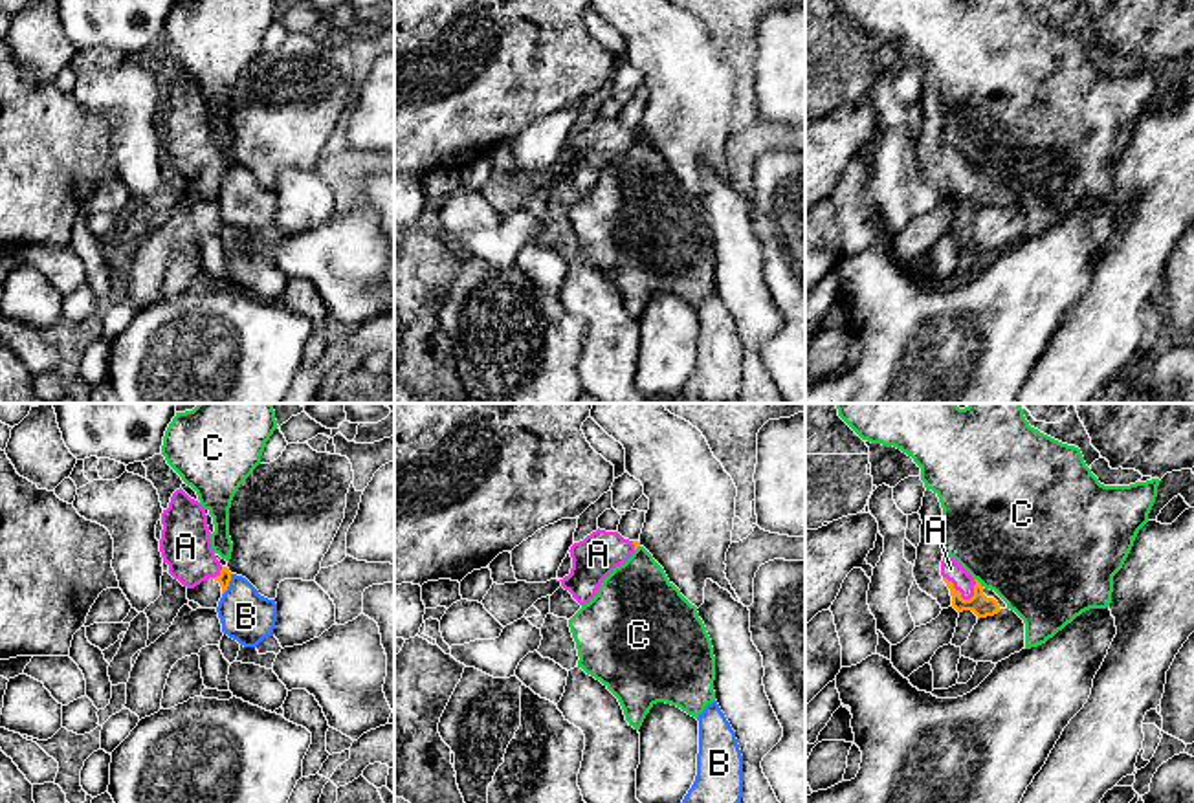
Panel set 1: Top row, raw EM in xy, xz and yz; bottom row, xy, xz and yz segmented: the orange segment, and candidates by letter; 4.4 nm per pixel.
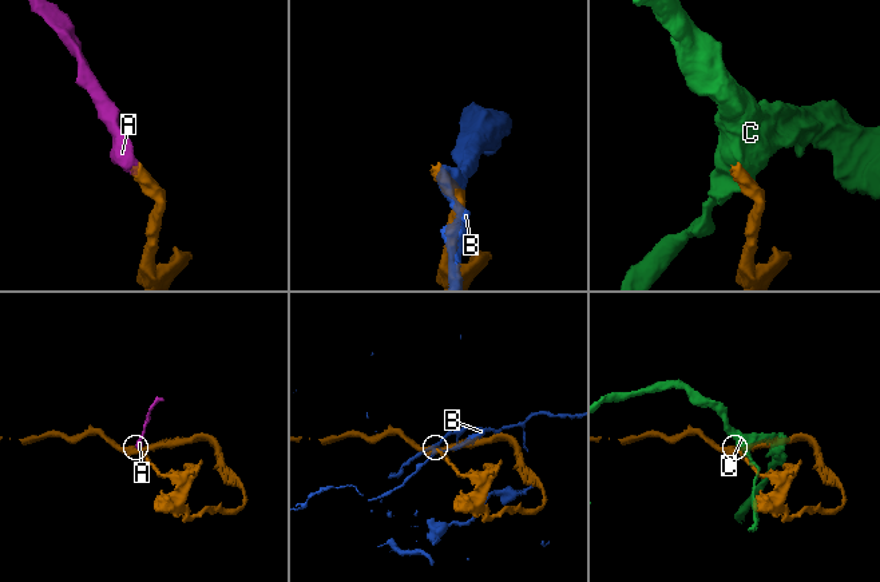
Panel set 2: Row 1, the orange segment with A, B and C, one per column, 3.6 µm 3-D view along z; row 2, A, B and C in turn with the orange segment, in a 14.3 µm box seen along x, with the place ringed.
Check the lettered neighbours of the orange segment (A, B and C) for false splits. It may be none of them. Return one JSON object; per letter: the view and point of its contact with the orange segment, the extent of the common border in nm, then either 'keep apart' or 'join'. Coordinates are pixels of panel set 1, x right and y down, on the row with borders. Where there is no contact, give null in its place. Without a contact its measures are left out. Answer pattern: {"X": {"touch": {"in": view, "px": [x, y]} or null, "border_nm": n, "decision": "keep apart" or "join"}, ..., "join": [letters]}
{"A": {"touch": {"in": "yz", "px": [960, 593]}, "border_nm": 170, "decision": "join"}, "B": {"touch": {"in": "xy", "px": [228, 585]}, "border_nm": 100, "decision": "keep apart"}, "C": {"touch": {"in": "yz", "px": [980, 583]}, "border_nm": 60, "decision": "keep apart"}, "join": ["A"]}

